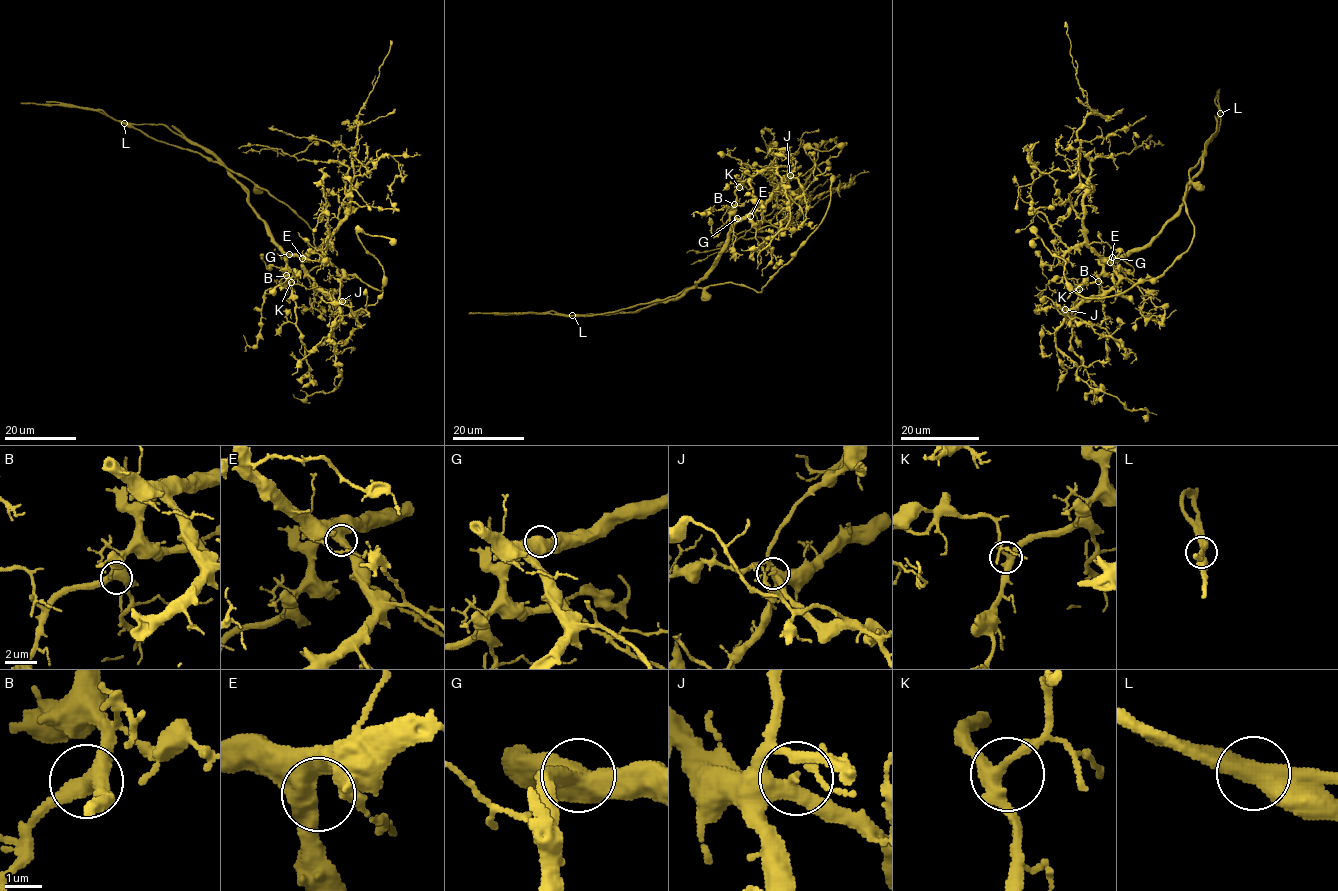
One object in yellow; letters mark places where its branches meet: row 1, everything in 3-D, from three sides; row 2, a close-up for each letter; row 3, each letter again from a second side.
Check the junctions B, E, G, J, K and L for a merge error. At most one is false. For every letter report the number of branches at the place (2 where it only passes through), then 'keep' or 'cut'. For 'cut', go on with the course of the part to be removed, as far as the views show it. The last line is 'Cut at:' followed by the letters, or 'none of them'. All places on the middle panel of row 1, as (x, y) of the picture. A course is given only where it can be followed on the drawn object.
B: branches 3; keep
E: branches 2; keep
G: branches 2; keep
J: branches 2; keep
K: branches 3; keep
L: branches 2; cut; course (572, 315), (726, 283), (760, 292), (830, 199), (830, 173), (805, 149), (843, 146)
Cut at: L

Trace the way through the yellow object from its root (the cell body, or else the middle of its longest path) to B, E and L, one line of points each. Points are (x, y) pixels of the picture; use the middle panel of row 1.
B: (683, 294), (701, 279), (725, 249), (734, 220), (734, 204)
E: (683, 294), (711, 268), (725, 249), (732, 228), (750, 216)
L: (683, 294), (635, 311), (572, 315)

